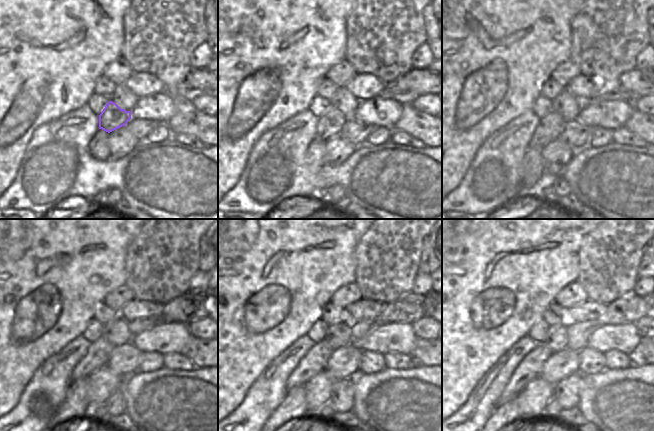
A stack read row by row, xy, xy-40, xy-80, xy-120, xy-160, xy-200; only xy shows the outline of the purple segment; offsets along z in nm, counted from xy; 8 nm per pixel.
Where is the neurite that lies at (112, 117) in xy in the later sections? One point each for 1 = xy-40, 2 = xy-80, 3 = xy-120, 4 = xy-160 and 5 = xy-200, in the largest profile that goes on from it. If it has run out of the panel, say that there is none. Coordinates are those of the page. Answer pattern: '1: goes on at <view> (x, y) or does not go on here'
1: goes on at xy-40 (329, 124)
2: goes on at xy-80 (550, 127)
3: goes on at xy-120 (99, 352)
4: goes on at xy-160 (314, 361)
5: goes on at xy-200 (530, 367)

